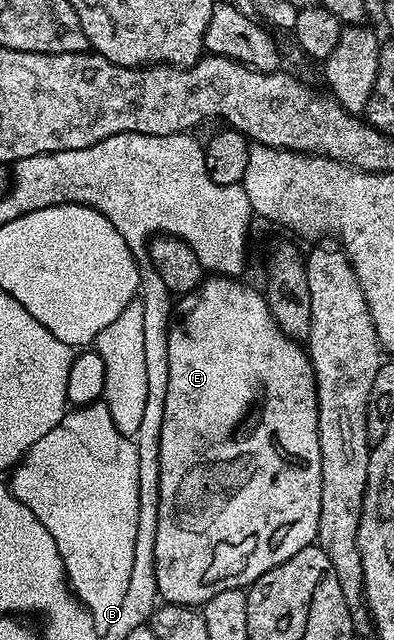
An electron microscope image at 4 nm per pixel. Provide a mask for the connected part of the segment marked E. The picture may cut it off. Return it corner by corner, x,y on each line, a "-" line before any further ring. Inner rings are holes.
214,275
203,278
201,285
191,291
190,294
181,296
176,303
176,318
171,322
166,332
166,360
168,361
168,381
166,382
166,396
164,397
164,413
160,425
160,437
158,438
158,490
156,492
156,541
154,549
154,568
156,569
156,585
158,595
166,603
181,603
184,607
197,608
204,605
216,593
224,593
228,589
246,589
264,573
268,573
270,567
280,565
288,561
300,549
311,546
318,537
318,522
320,521
320,489
322,488
322,466
320,465
320,441
318,440
318,398
316,397
316,381
314,380
314,366
310,364
310,356
304,350
301,342
294,342
281,331
280,325
273,319
266,296
261,290
253,291
250,287
238,283
237,278
224,275

